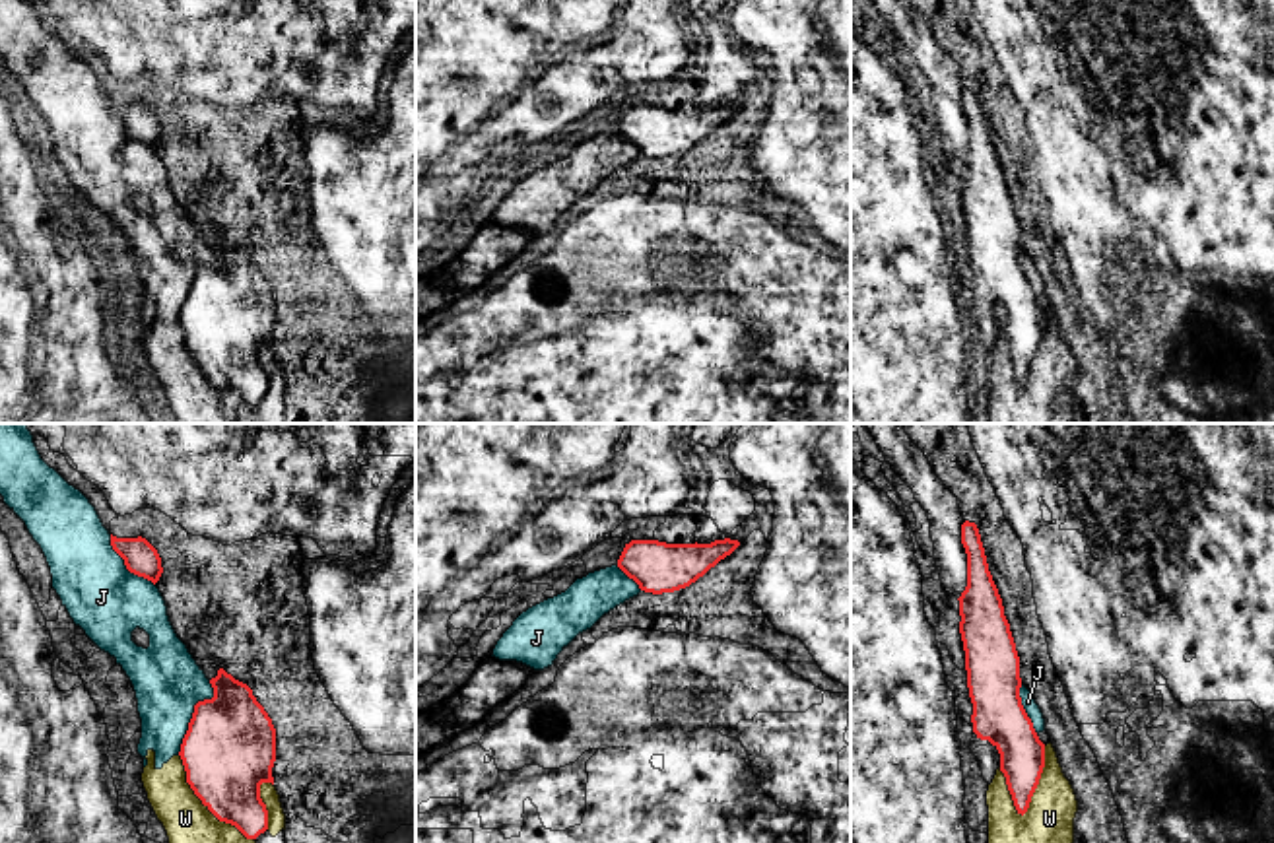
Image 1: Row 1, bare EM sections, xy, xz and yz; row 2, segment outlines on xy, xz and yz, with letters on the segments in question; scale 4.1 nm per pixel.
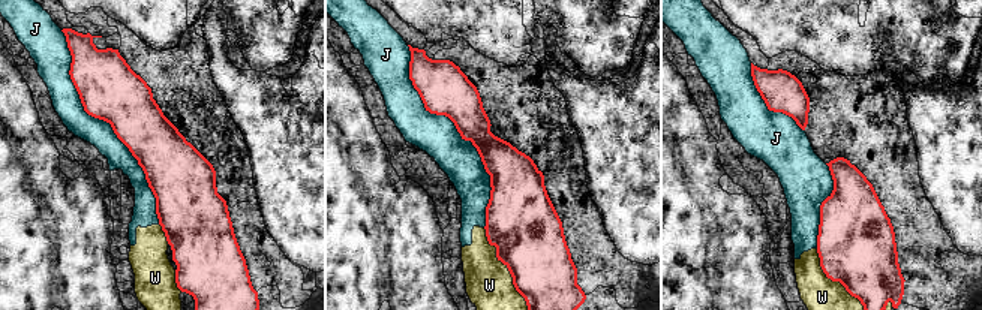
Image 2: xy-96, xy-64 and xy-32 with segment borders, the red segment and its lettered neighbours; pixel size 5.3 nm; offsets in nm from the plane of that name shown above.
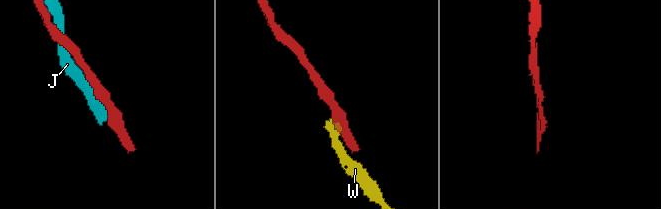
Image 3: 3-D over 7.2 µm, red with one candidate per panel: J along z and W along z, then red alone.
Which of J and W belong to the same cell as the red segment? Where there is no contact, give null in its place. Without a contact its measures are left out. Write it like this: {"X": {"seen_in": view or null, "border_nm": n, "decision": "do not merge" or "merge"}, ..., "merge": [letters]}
{"J": {"seen_in": "xy", "border_nm": 340, "decision": "do not merge"}, "W": {"seen_in": "yz", "border_nm": 320, "decision": "do not merge"}, "merge": []}

